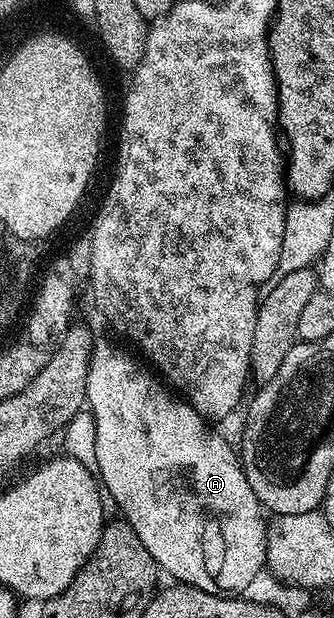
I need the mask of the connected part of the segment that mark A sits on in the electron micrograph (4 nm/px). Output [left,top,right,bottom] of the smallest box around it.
[85,340,267,595]

